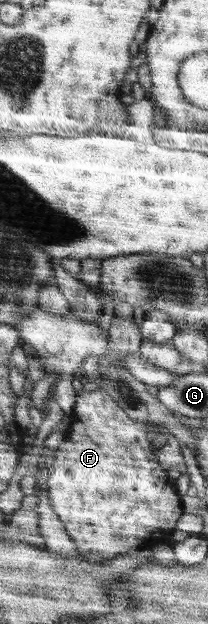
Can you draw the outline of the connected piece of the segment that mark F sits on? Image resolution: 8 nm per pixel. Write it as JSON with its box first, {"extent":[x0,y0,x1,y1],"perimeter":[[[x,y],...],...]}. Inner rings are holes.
{"extent":[50,388,185,562],"perimeter":[[[100,388],[95,391],[80,390],[77,394],[77,402],[75,402],[75,412],[72,416],[71,427],[69,433],[65,438],[65,441],[60,445],[59,449],[55,451],[57,459],[55,459],[55,468],[50,476],[50,495],[51,503],[53,503],[53,509],[57,511],[57,514],[63,519],[69,534],[75,538],[77,546],[81,548],[83,556],[87,560],[93,560],[93,562],[105,562],[105,560],[111,560],[111,558],[117,558],[117,556],[123,556],[123,554],[129,554],[131,550],[137,550],[137,548],[153,548],[157,546],[159,542],[163,543],[165,536],[170,536],[177,530],[177,525],[181,517],[185,514],[183,510],[183,502],[181,501],[181,495],[176,488],[176,482],[169,477],[168,470],[163,468],[157,458],[157,451],[151,440],[156,437],[156,433],[166,434],[164,428],[158,428],[158,423],[139,422],[135,420],[133,416],[129,416],[125,409],[111,394],[107,388]]]}

